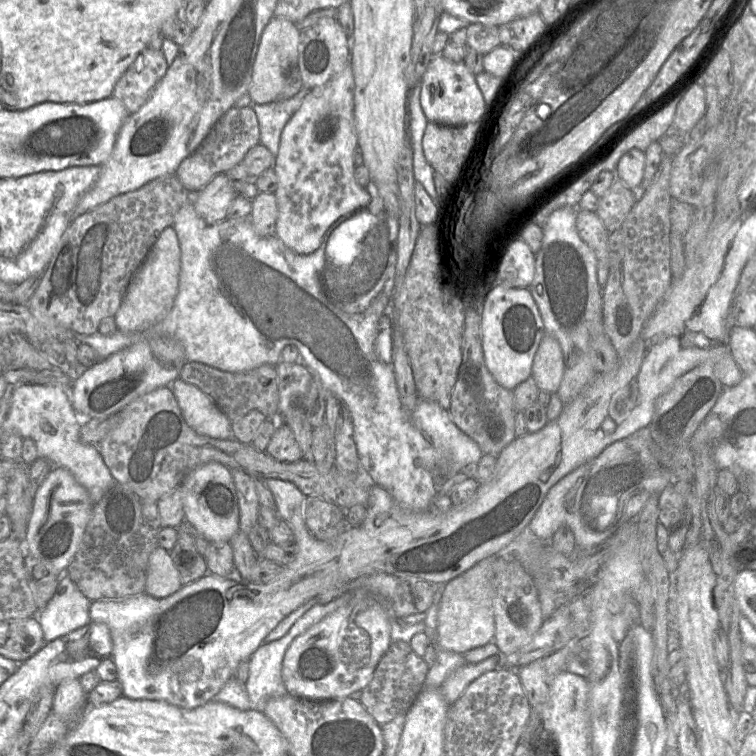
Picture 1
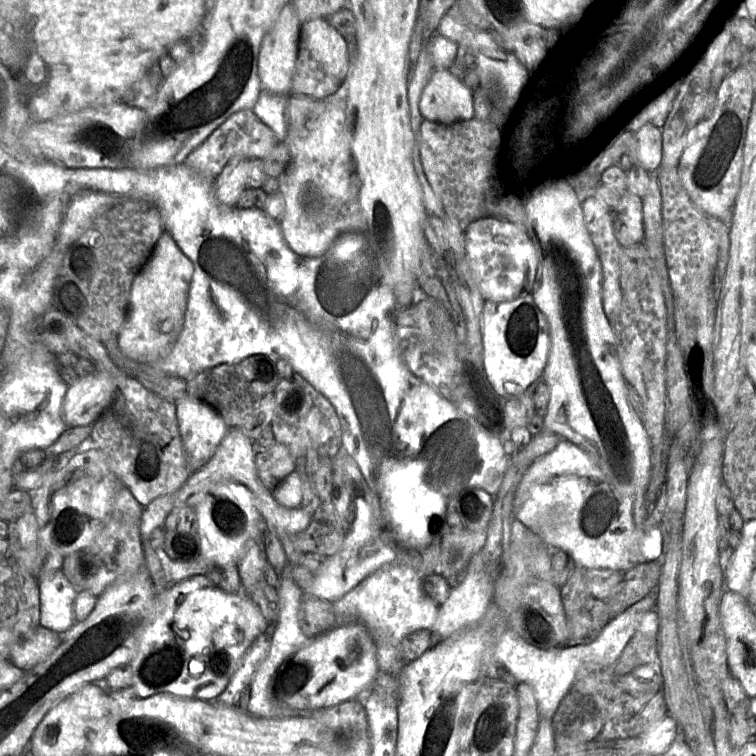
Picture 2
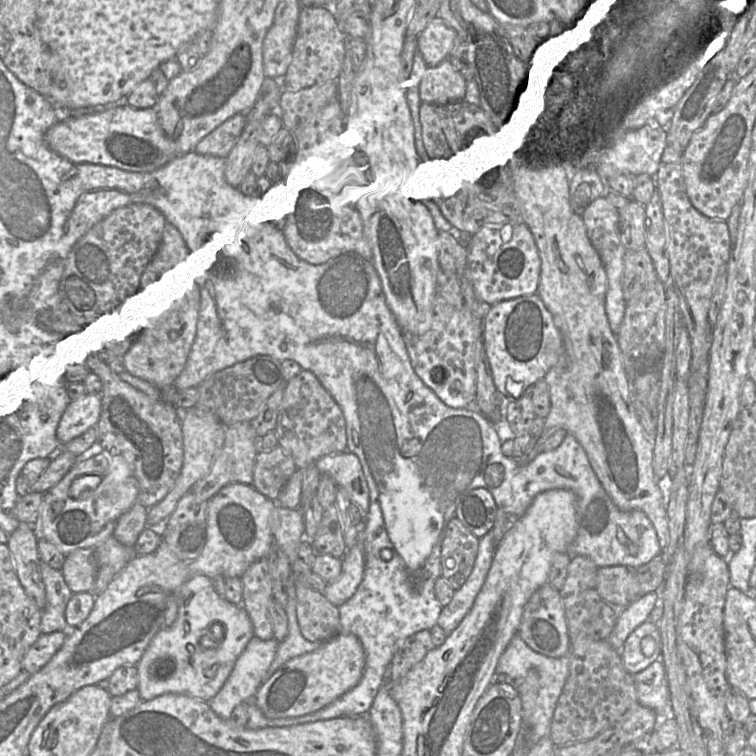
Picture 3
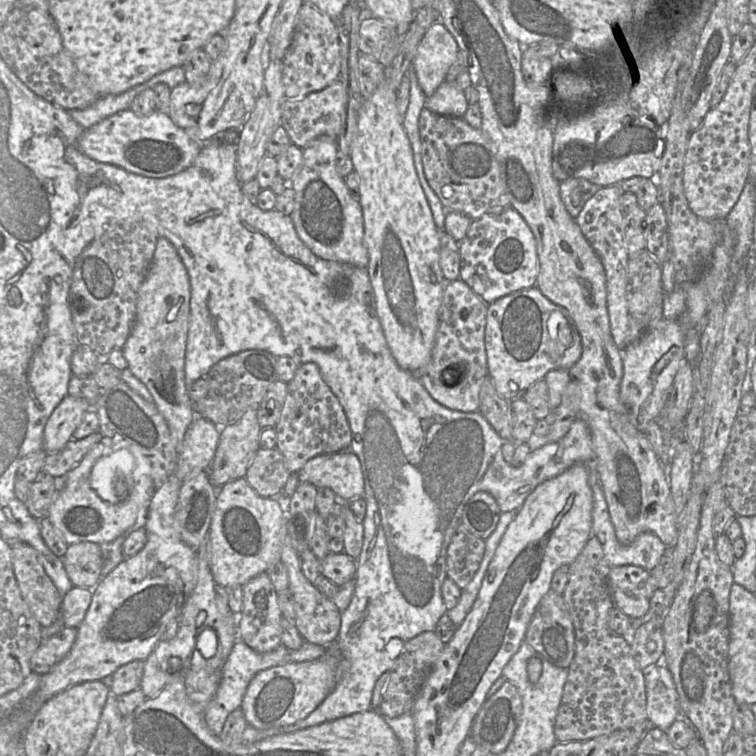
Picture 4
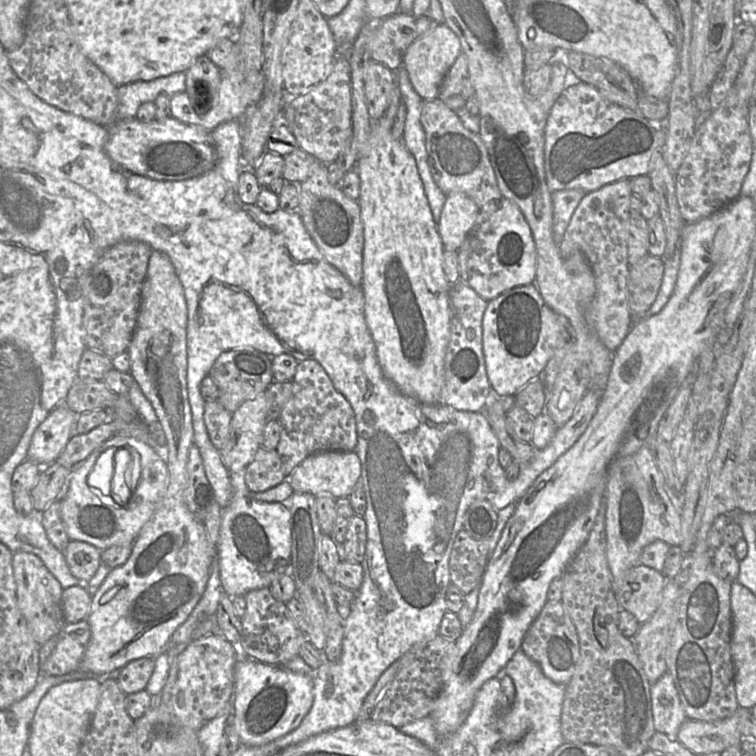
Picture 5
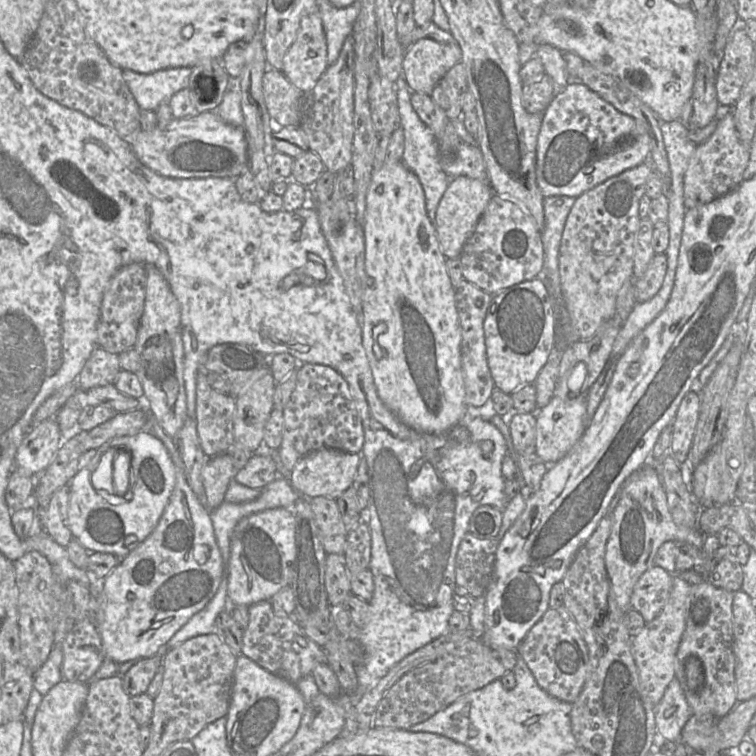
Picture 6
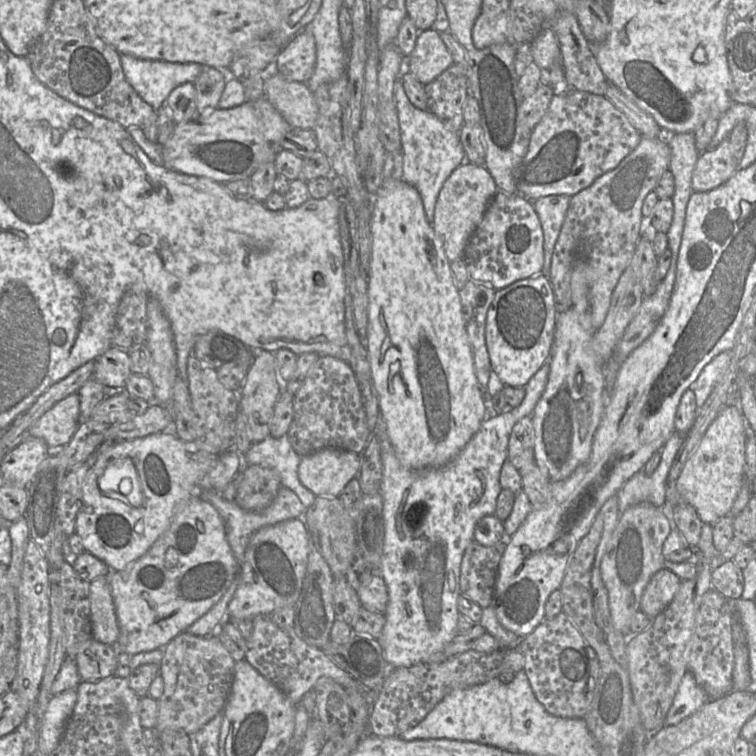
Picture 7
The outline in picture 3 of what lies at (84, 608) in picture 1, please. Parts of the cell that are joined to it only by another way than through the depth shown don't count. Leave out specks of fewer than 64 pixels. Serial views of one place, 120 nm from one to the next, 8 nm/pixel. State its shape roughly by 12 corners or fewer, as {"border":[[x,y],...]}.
{"border":[[41,562],[46,591],[41,633],[68,630],[73,592],[62,570]]}

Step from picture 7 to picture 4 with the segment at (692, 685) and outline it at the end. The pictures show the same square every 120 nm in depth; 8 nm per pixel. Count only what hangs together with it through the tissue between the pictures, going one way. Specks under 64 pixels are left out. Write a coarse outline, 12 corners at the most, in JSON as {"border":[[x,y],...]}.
{"border":[[662,658],[642,671],[648,721],[666,731],[683,717]]}

